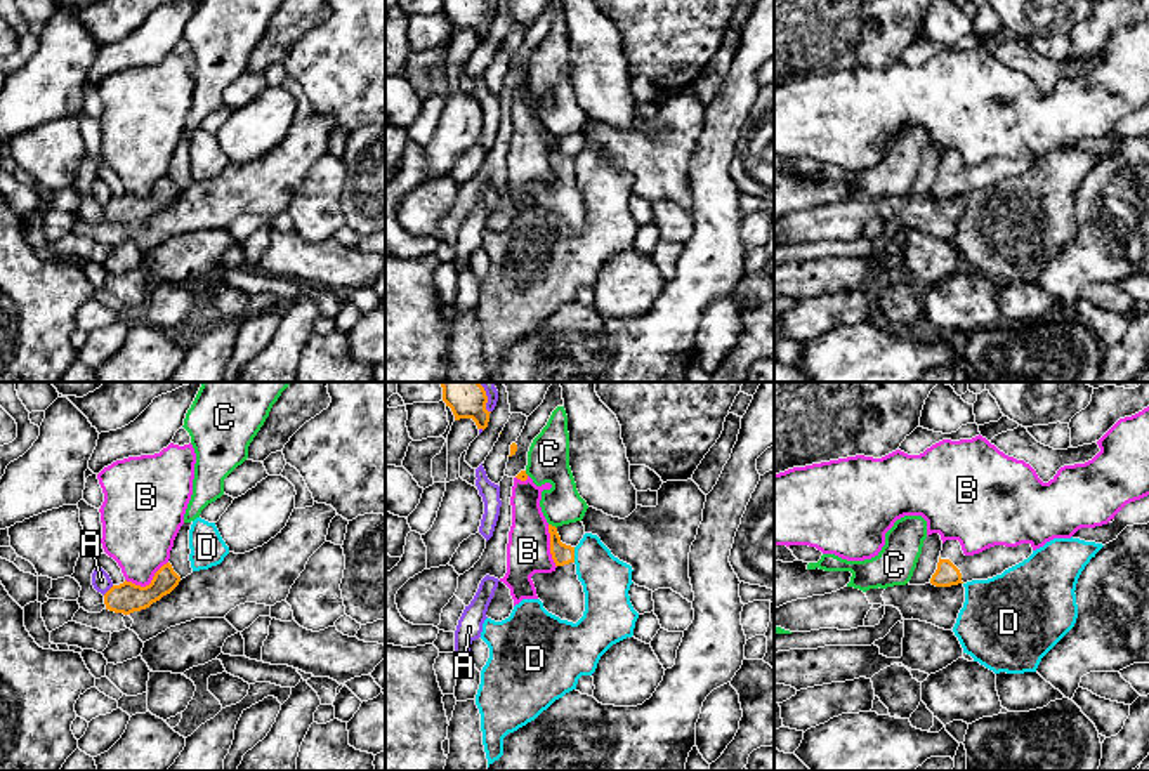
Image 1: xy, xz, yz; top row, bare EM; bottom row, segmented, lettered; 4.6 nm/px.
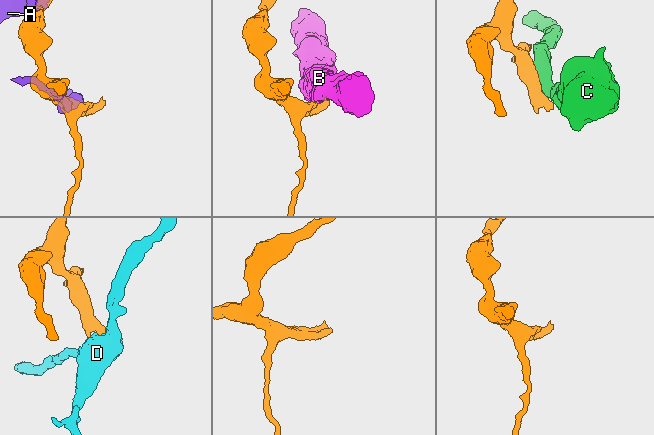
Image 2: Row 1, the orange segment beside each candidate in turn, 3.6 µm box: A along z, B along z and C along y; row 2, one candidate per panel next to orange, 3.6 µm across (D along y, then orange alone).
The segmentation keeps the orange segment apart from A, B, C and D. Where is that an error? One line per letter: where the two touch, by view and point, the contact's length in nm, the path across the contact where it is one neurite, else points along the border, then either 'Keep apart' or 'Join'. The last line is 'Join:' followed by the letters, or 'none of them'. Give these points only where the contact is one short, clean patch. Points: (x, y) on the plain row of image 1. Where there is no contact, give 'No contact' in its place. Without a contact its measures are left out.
A: Touches orange at xy (110, 200). Shared border 70 nm. Keep apart
B: Touches orange at xy (150, 195). Shared border 220 nm. Keep apart
C: Touches orange at xz (551, 136). Shared border 50 nm. Keep apart
D: Touches orange at xz (573, 165). Shared border 70 nm. Keep apart
Join: none of them

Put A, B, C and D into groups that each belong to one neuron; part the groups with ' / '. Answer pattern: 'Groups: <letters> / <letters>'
Groups: A / B / C / D

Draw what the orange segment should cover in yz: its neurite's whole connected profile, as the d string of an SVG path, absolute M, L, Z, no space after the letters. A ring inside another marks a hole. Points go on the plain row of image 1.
M946 151L930 194L951 198L972 191L988 191L1022 174L1031 165L1031 155L1021 155L1017 158L995 156L979 165L965 167L958 151Z

